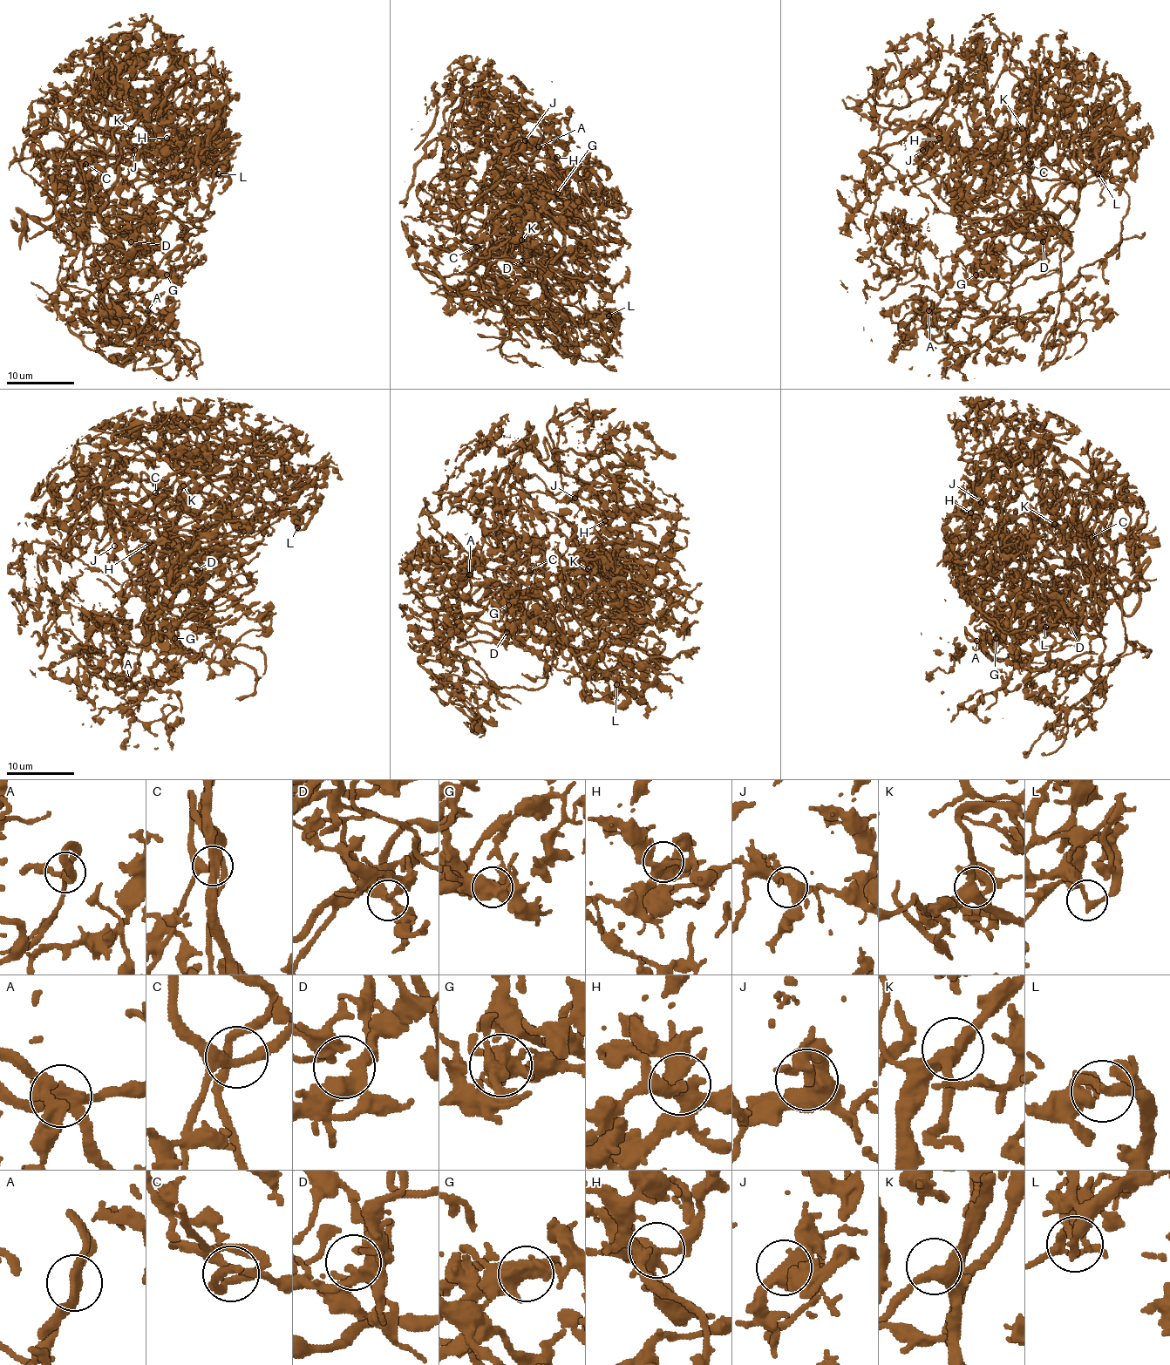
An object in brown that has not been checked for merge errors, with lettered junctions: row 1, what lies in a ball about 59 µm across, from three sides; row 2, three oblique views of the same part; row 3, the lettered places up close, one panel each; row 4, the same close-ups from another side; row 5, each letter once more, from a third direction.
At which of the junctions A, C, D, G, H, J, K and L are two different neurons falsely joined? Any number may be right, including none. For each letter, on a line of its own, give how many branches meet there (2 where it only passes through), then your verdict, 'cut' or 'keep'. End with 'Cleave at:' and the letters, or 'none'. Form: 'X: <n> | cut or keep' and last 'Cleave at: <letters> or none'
A: 4 | cut
C: 2 | keep
D: 3 | keep
G: 3 | cut
H: 4 | keep
J: 3 | keep
K: 3 | keep
L: 2 | keep
Cleave at: A, G

